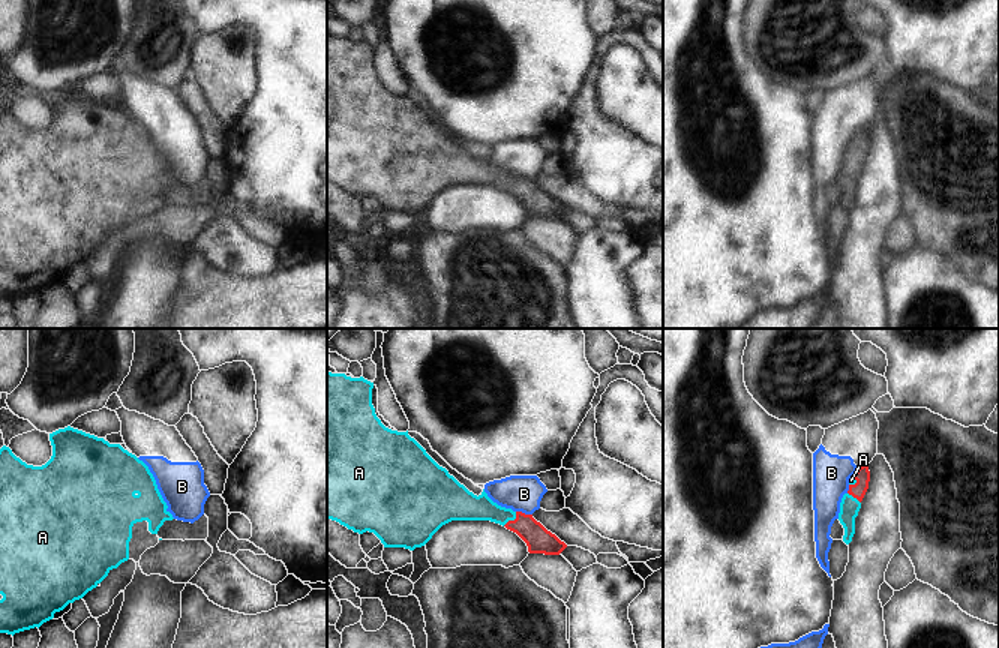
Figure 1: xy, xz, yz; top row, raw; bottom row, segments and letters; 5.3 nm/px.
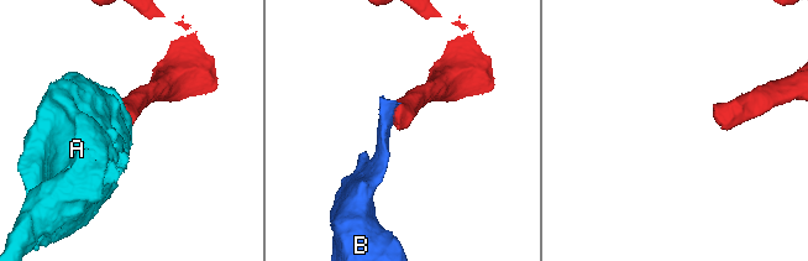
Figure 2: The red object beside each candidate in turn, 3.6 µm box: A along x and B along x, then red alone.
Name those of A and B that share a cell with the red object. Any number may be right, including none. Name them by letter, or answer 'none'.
A

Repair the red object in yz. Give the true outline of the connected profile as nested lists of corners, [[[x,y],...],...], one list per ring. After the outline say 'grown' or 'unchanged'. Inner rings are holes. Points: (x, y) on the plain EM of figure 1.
[[[862,129],[849,142],[849,154],[843,159],[840,166],[838,184],[844,192],[843,206],[849,208],[855,198],[855,182],[861,172],[861,165],[868,153],[870,135],[868,129]]]; grown

